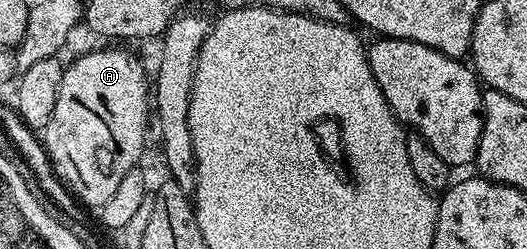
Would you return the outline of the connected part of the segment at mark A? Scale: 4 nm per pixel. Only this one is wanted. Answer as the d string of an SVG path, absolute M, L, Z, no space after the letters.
M123 46L107 47L111 48L87 52L64 67L61 86L57 90L57 106L53 106L53 114L41 132L56 174L67 183L68 190L92 210L109 202L121 178L140 163L139 155L147 140L147 120L149 124L149 72L143 69L142 62L133 53L119 48Z

